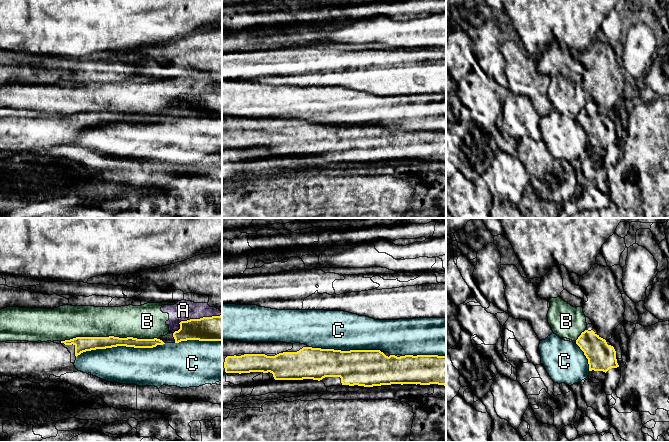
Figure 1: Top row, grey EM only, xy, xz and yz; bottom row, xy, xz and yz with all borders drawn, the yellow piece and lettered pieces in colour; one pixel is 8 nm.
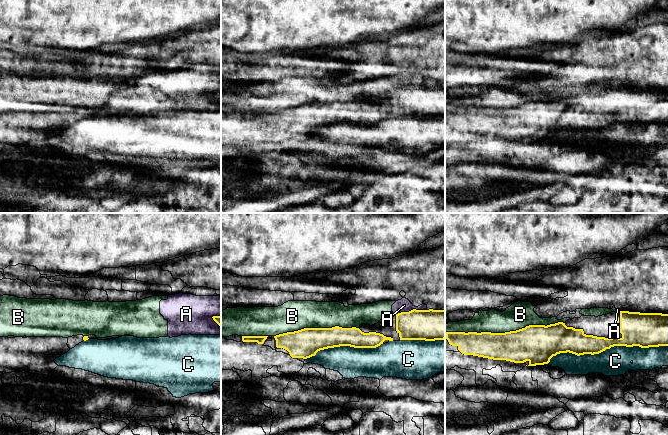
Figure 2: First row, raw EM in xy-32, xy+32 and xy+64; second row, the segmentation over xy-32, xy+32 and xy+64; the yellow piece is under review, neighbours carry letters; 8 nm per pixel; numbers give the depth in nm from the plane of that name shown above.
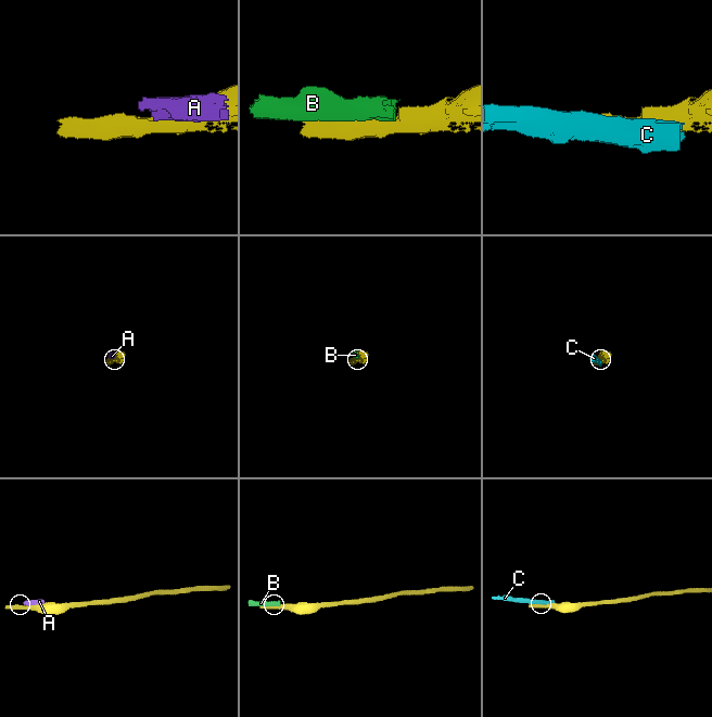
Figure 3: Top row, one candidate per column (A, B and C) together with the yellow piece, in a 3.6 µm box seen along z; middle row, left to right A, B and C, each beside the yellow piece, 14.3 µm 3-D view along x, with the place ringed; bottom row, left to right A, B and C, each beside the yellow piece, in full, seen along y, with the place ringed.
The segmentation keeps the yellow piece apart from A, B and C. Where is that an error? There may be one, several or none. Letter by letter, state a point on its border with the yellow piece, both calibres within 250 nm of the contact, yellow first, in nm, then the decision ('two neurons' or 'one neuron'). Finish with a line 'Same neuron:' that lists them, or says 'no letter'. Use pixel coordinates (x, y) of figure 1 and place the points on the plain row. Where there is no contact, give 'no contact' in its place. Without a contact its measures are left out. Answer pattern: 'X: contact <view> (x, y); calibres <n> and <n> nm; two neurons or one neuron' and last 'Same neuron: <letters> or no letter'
A: contact xy (194, 95); calibres 200 and 170 nm; two neurons
B: contact xy (109, 112); calibres 130 and 260 nm; two neurons
C: contact xy (115, 122); calibres 120 and 300 nm; two neurons
Same neuron: no letter

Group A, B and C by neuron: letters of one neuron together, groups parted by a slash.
A B / C

